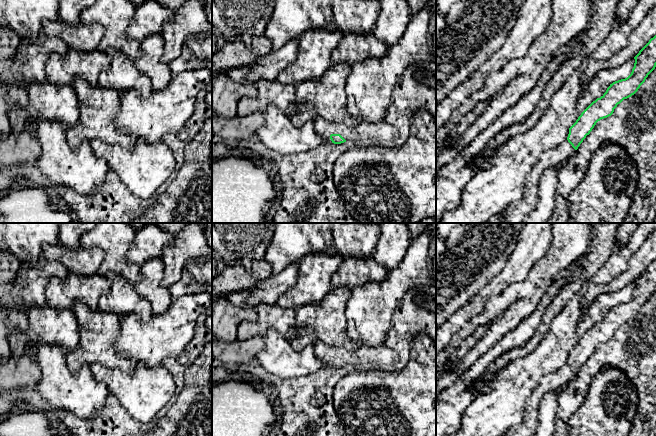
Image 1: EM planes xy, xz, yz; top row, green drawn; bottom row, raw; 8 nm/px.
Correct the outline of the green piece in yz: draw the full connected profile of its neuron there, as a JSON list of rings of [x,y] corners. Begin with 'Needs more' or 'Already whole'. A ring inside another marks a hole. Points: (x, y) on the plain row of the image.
Needs more. [[[656,259],[634,281],[631,298],[613,306],[606,316],[593,325],[569,352],[567,363],[556,372],[546,374],[533,390],[525,407],[521,423],[511,427],[504,436],[532,436],[539,425],[539,408],[547,393],[561,392],[576,377],[578,371],[601,343],[611,340],[624,323],[634,319],[656,291]]]

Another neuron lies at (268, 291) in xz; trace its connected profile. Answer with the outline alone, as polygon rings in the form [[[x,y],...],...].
[[[294,263],[280,273],[268,273],[256,286],[230,293],[227,298],[235,306],[256,308],[260,304],[276,305],[278,299],[297,282],[298,264]]]

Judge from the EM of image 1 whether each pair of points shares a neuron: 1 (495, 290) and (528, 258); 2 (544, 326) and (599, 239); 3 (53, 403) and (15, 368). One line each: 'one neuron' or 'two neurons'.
1: one neuron
2: one neuron
3: two neurons

